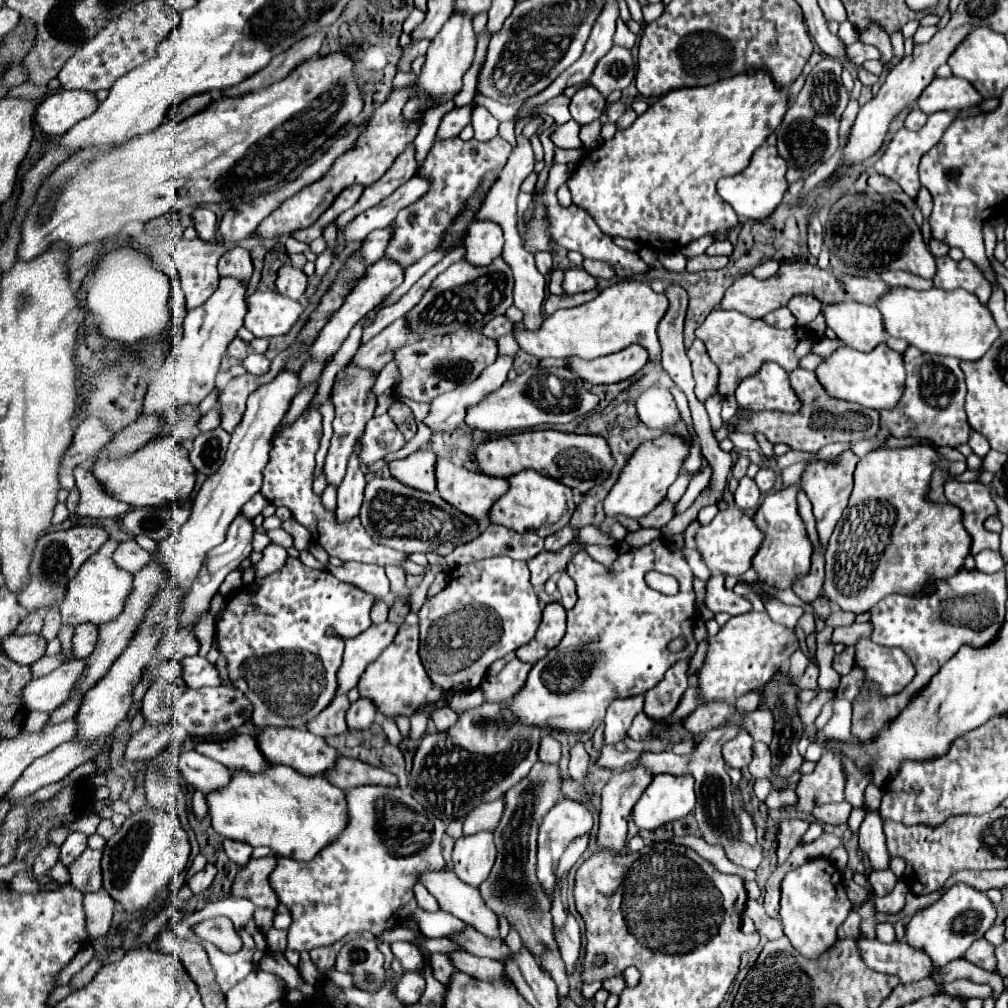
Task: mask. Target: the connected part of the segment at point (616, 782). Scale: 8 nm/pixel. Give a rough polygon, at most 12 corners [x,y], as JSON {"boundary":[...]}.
{"boundary":[[648,770],[612,772],[602,790],[600,850],[624,852]]}

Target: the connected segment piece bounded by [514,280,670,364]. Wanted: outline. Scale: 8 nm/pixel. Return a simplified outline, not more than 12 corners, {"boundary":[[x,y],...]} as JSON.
{"boundary":[[618,280],[514,332],[536,358],[594,360],[632,344],[660,362],[666,294]]}

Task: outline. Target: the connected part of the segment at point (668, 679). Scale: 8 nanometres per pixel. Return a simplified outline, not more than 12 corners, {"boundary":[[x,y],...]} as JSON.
{"boundary":[[676,662],[656,690],[644,694],[644,714],[666,718],[688,688],[688,662]]}

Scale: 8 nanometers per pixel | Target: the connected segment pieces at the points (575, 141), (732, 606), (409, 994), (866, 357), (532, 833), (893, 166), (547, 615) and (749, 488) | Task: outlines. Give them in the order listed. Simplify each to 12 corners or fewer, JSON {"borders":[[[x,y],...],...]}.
{"borders":[[[566,122],[556,128],[552,142],[558,148],[582,150],[580,126]],[[724,576],[706,582],[704,604],[730,616],[752,610],[746,598],[724,588]],[[404,972],[396,996],[404,1006],[416,1004],[424,992],[424,976]],[[840,346],[814,370],[822,388],[866,408],[904,390],[902,354]],[[558,764],[506,792],[484,904],[568,996],[552,902],[536,878],[536,826],[558,802]],[[934,112],[920,132],[900,128],[874,170],[908,196],[920,190],[918,162],[952,124]],[[556,602],[544,608],[542,624],[516,658],[536,664],[560,642],[566,610]],[[744,476],[734,492],[740,510],[756,508],[760,490]]]}

